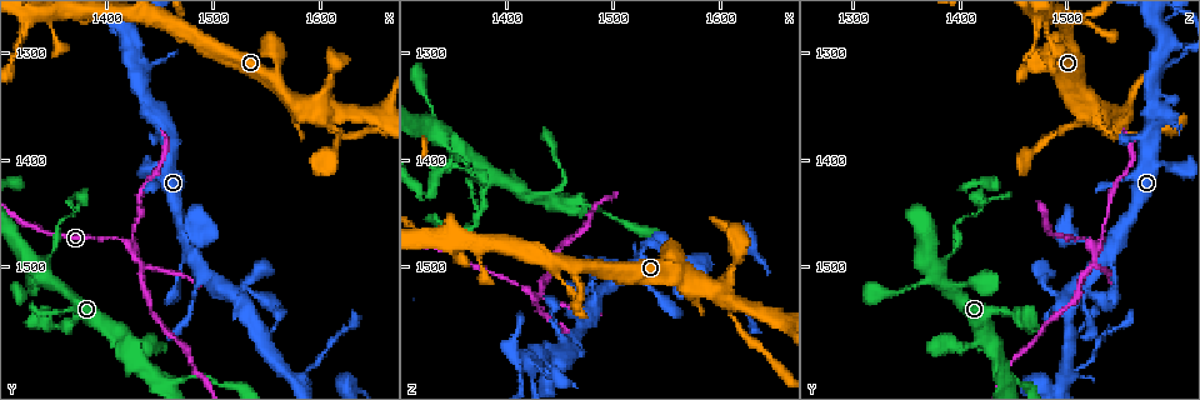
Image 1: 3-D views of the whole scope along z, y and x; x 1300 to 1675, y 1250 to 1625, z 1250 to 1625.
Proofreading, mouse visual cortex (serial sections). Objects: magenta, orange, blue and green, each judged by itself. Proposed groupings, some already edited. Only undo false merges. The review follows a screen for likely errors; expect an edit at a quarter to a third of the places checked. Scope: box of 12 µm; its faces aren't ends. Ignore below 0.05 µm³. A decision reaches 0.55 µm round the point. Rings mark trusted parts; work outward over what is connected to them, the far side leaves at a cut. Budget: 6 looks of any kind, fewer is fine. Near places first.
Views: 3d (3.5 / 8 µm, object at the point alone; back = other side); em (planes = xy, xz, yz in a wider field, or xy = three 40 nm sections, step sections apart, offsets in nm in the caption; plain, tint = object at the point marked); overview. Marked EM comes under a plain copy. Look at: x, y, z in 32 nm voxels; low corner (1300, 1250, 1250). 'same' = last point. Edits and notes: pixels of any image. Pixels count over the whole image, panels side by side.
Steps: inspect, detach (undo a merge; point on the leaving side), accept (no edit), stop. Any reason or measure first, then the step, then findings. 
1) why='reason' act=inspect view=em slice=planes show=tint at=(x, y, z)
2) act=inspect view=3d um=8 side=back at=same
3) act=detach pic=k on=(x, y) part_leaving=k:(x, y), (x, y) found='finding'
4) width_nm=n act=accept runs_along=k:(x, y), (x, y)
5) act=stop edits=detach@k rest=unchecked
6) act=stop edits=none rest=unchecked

act=inspect view=3d um=3.5 side=back at=(1422, 1480, 1520)

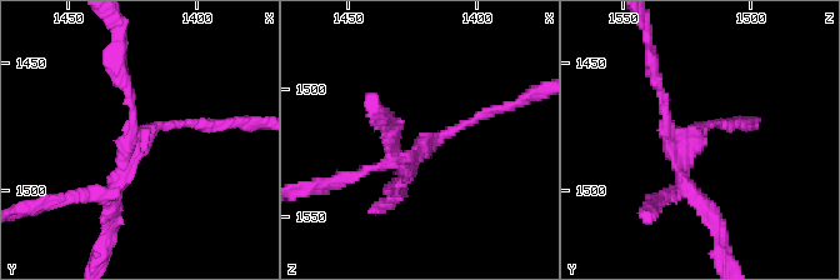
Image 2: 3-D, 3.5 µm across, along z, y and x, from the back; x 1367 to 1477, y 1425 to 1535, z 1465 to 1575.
arms=3 arm_widths_nm=150,150,200 why='shape alone is not enough' act=inspect view=em slice=xy step=2 show=tint at=(1420, 1479, 1523)

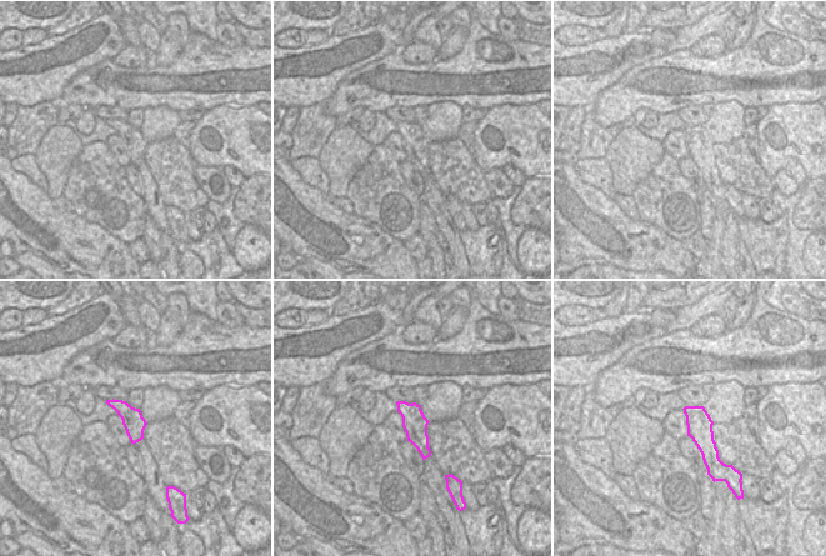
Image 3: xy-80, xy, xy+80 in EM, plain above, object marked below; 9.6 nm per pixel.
why='another direction' act=inspect view=em slice=xy step=1 show=tint at=same

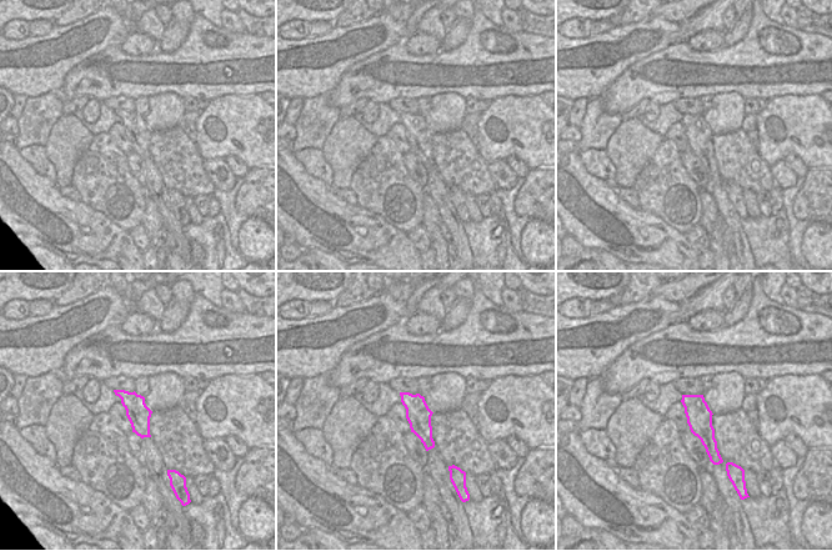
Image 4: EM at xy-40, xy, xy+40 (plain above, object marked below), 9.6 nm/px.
act=detach pic=2 on=(715, 223) part_leaving=2:(685, 186), (714, 216), (720, 259) found='a second cell is stuck on'

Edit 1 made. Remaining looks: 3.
act=inspect view=overview

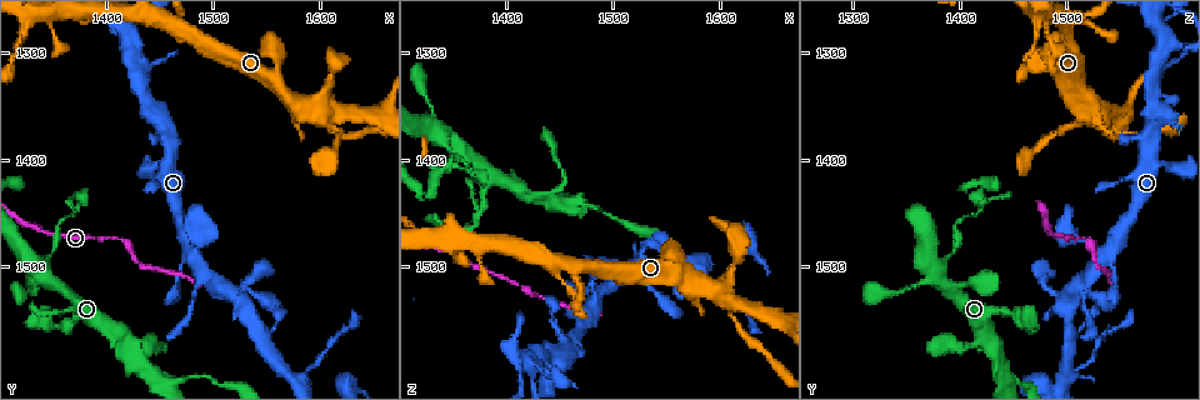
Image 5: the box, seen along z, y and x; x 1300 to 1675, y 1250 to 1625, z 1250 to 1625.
why='thin neck' act=inspect view=3d um=3.5 at=(1346, 1488, 1392)

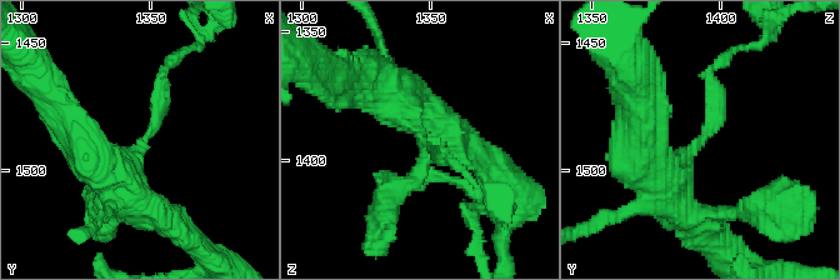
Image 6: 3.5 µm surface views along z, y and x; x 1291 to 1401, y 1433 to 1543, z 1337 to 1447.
why='need the tissue' act=inspect view=em slice=xy step=3 show=tint at=(1348, 1487, 1394)

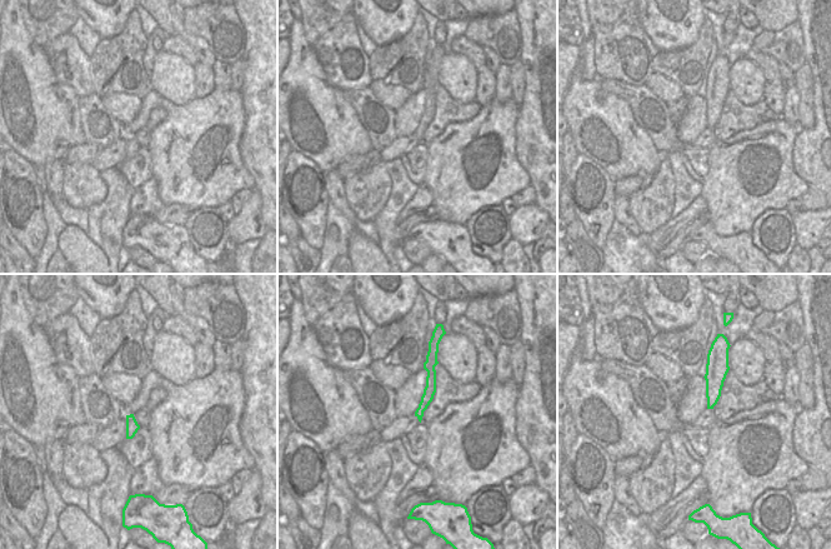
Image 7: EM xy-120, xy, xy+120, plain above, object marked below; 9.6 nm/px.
arm_widths_nm=200,500 act=detach pic=6 on=(710, 93) part_leaving=6:(703, 135), (709, 70), (741, 46) found='two cells meet here'

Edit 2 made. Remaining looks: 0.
act=stop edits=detach@2,detach@6 rest=unchecked

